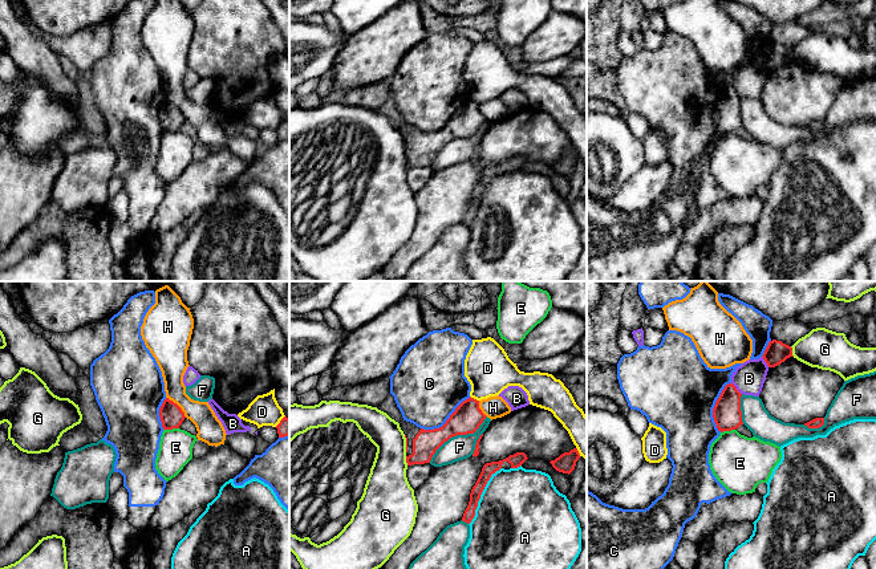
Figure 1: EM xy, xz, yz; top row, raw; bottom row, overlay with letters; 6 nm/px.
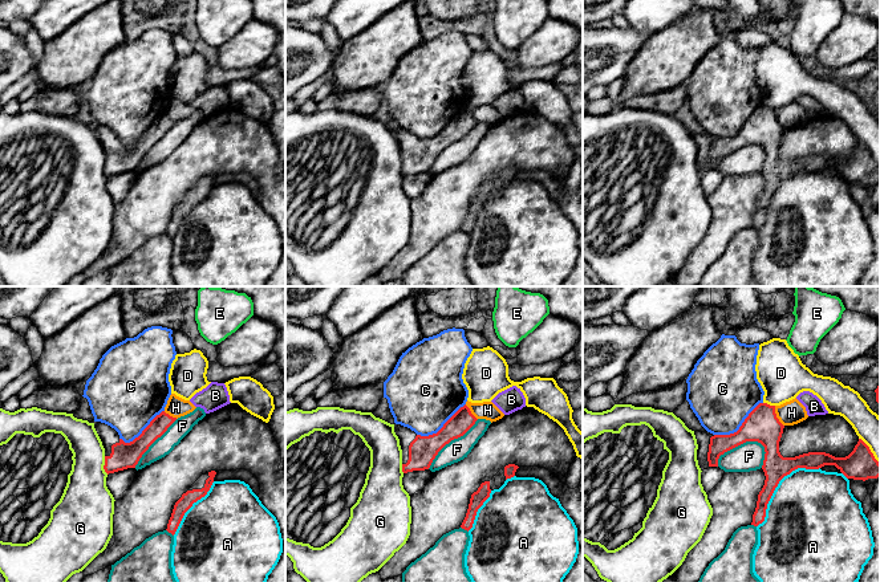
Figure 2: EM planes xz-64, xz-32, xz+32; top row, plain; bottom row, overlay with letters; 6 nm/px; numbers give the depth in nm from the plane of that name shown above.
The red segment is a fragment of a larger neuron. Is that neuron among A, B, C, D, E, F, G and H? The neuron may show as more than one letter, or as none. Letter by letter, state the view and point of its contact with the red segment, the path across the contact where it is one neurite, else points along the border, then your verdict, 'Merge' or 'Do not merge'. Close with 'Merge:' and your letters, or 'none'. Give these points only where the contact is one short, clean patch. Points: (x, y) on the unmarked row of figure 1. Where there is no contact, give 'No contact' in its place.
A: Touches red at xz (481, 196). Do not merge
B: Touches red at yz (735, 92). Boundary: yz (731, 85), (741, 97). Do not merge
C: Touches red at xz (446, 124). Do not merge
D: Touches red at xz (473, 101). Do not merge
E: Touches red at xy (170, 131). Boundary: xy (178, 130), (163, 133). Do not merge
F: Touches red at xz (457, 137). Do not merge
G: Touches red at yz (791, 55). Do not merge
H: Touches red at xy (178, 109). Boundary: xy (166, 100), (186, 120). Do not merge
Merge: none

